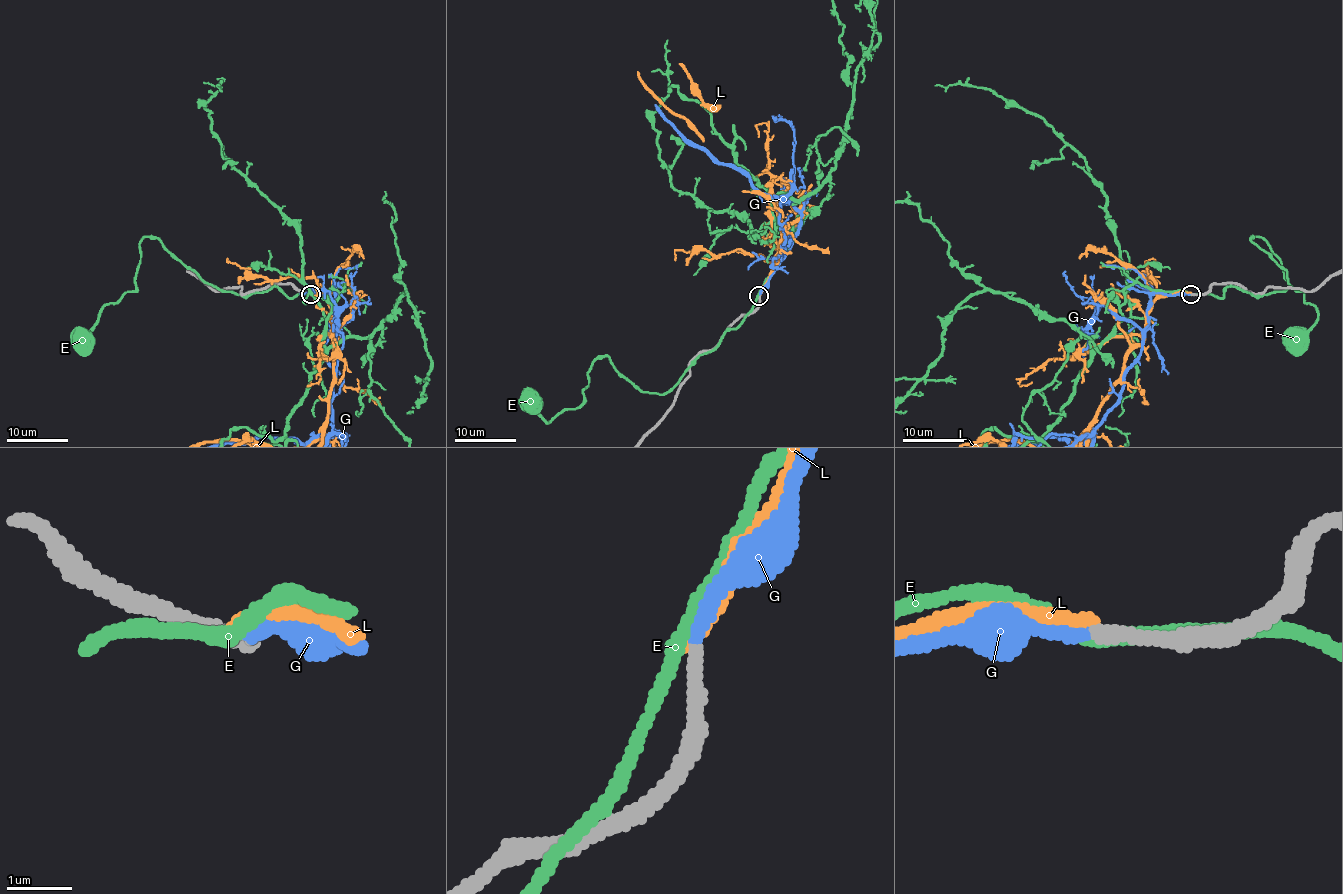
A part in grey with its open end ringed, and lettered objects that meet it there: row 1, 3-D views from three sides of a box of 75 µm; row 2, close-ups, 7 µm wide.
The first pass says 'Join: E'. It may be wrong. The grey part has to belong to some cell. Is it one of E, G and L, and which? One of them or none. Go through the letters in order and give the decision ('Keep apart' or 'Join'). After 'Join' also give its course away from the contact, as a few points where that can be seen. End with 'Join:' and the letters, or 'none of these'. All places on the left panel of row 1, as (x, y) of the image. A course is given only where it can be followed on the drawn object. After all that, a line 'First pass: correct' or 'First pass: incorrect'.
E: Keep apart
G: Join
L: Keep apart
Join: G
First pass: incorrect

